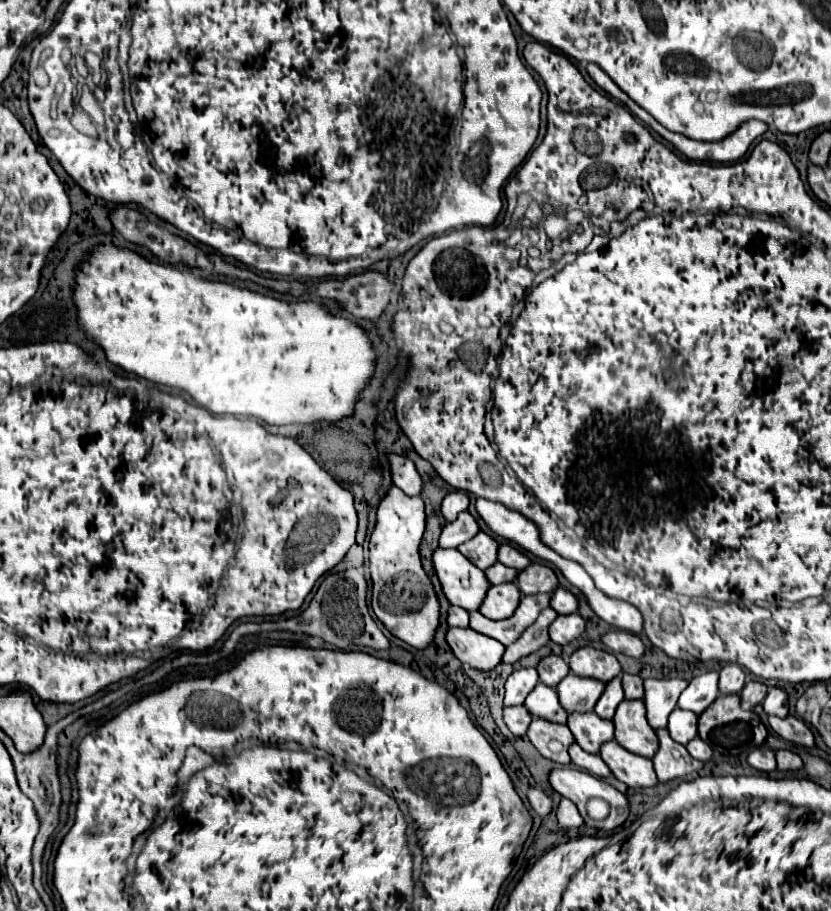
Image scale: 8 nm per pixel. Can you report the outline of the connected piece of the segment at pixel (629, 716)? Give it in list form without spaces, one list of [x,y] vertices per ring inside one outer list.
[[[622,700],[616,716],[616,742],[626,750],[652,758],[658,750],[658,736],[652,726],[648,726],[642,700]]]

